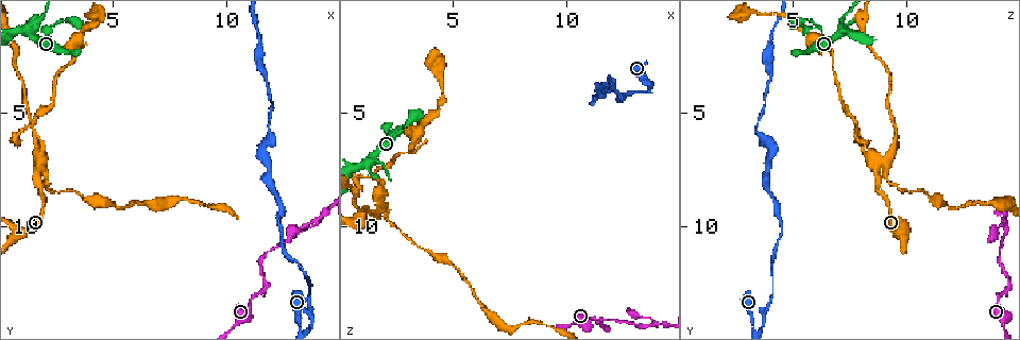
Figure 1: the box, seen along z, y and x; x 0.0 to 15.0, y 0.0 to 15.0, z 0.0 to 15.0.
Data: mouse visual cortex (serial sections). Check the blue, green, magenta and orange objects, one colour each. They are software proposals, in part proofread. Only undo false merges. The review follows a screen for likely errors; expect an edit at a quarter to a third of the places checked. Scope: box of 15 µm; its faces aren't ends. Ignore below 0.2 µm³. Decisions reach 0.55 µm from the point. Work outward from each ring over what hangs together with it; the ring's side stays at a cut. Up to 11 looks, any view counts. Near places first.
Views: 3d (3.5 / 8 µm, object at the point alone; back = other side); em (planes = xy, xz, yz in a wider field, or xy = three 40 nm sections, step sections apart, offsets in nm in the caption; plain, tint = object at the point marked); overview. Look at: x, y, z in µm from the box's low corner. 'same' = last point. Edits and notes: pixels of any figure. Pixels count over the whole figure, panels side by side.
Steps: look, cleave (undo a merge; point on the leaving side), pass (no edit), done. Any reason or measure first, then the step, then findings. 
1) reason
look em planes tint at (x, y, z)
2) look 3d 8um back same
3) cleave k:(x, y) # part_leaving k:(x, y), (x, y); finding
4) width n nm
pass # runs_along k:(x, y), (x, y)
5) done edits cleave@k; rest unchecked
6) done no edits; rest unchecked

arms part here
look 3d 3.5um at (1.3, 1.3, 7.2)

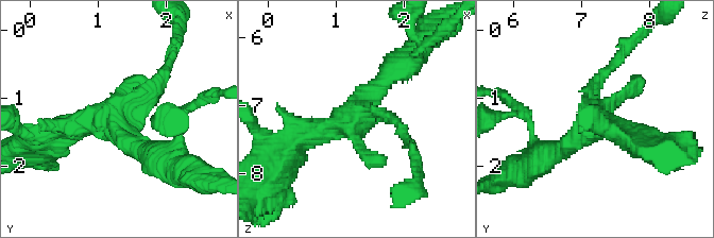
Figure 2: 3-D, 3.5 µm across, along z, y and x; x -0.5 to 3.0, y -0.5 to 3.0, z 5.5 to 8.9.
look em xy step 5 tint at (1.20, 1.35, 7.15)

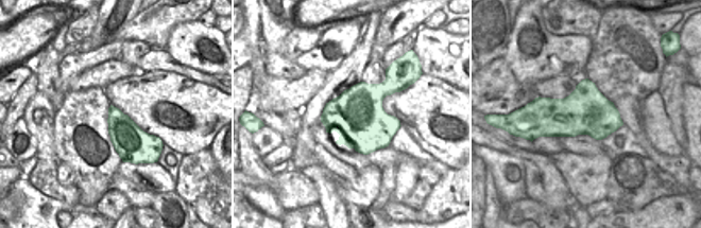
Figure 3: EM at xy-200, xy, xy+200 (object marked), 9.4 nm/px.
pass # runs_along 2:(394, 71), (349, 120), (289, 145); all the same cell

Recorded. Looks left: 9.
sharp bend
look 3d 8um at (13.8, 9.7, 14.4)

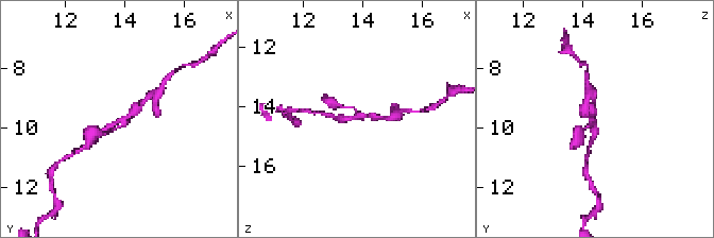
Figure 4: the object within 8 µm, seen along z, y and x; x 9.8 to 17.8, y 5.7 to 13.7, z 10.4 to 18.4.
closer look
look 3d 3.5um at (13.9, 9.7, 14.3)

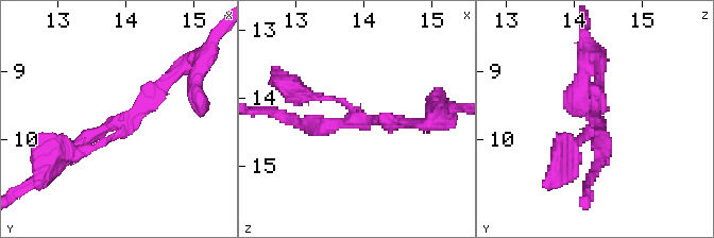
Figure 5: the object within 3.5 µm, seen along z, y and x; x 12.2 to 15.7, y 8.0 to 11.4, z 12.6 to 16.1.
look em xy step 5 tint at (13.90, 9.80, 14.35)

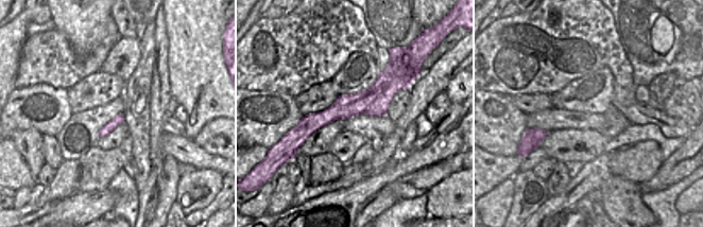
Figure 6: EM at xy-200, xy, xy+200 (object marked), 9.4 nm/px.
pass # runs_along 6:(399, 77), (305, 134); continuous, no second cell

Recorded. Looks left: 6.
abrupt turn
look 3d 3.5um at (13.8, 14.4, 3.6)

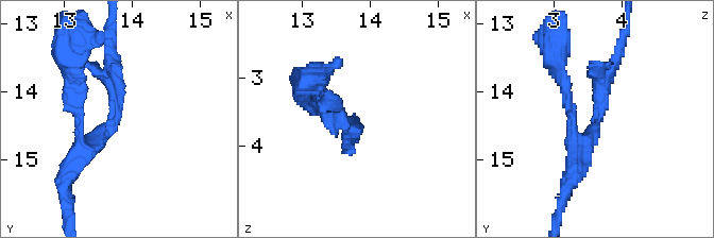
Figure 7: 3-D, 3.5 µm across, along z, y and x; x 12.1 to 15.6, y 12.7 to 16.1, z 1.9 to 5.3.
need the tissue
look em planes plain at (13.75, 14.30, 3.65)

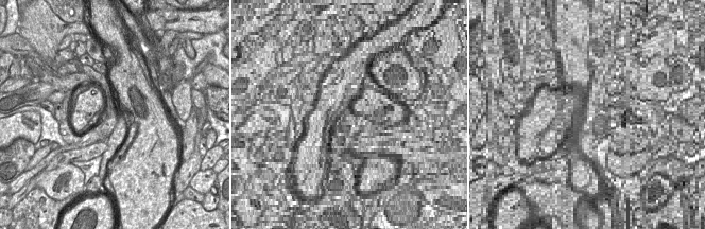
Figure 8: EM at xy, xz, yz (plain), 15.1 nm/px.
look em planes tint same

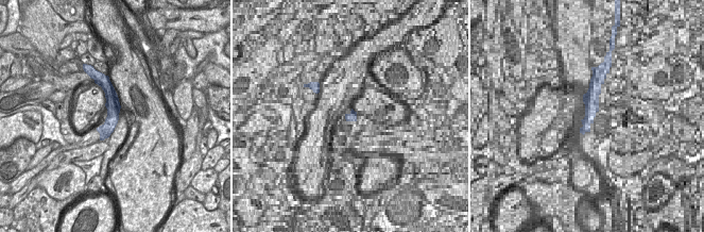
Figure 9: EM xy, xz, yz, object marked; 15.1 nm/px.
width 220 nm
pass # runs_along 7:(574, 130), (582, 147), (596, 130), (621, 45); one cell here

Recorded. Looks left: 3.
calibre changes
look 3d 3.5um at (1.8, 7.3, 8.8)

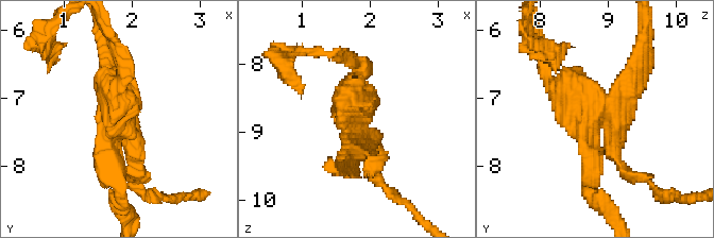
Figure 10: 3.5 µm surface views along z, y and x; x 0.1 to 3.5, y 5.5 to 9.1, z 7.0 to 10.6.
arms 4; arm_widths 250, 250, 300, 300 nm; need the tissue
look em xy step 5 tint at (1.75, 7.35, 8.70)

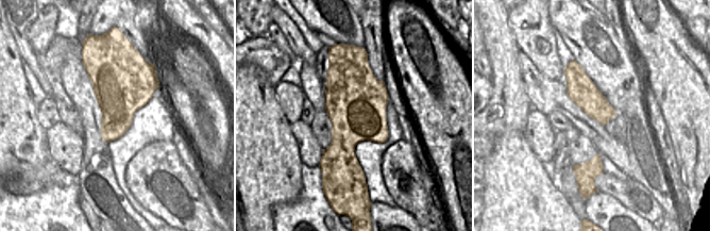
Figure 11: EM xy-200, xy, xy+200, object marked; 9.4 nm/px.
look em xy step 1 tint same

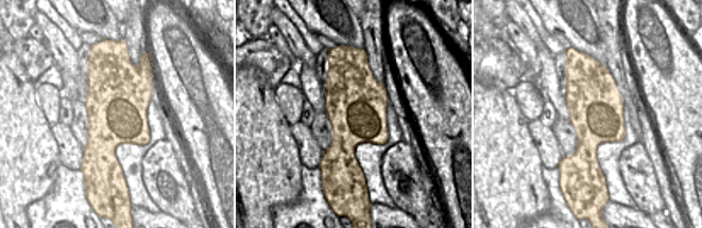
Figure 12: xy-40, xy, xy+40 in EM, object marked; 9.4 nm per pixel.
cleave 10:(356, 159) # part_leaving 10:(604, 120), (623, 169), (661, 191); two cells meet here

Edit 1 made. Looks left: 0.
done edits cleave@10; rest unchecked

